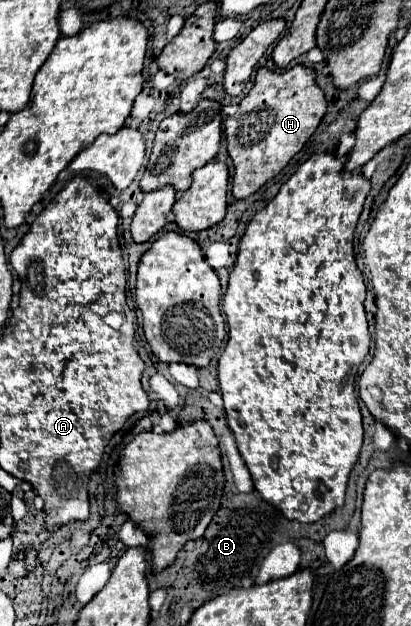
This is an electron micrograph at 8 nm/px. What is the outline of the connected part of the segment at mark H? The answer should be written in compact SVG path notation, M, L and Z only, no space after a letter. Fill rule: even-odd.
M293 65L283 73L257 69L251 91L239 103L239 111L225 119L227 153L233 161L233 197L245 199L273 179L303 149L307 139L319 127L327 103L315 83L315 71L305 65Z

